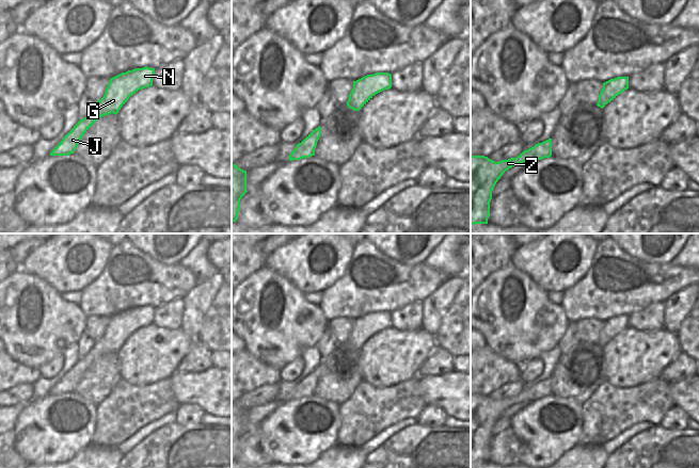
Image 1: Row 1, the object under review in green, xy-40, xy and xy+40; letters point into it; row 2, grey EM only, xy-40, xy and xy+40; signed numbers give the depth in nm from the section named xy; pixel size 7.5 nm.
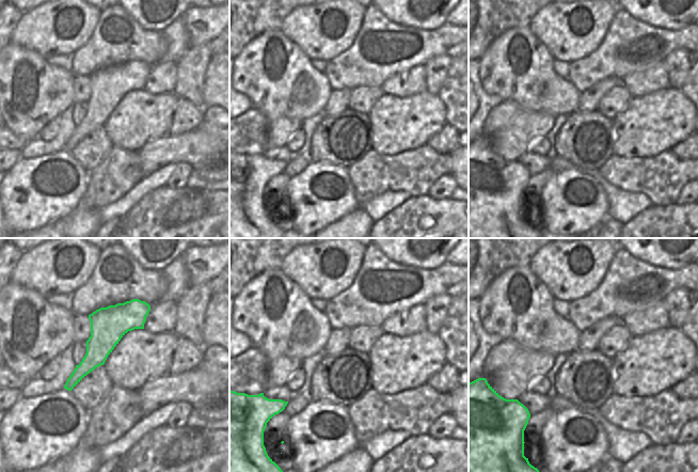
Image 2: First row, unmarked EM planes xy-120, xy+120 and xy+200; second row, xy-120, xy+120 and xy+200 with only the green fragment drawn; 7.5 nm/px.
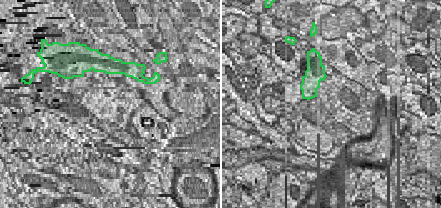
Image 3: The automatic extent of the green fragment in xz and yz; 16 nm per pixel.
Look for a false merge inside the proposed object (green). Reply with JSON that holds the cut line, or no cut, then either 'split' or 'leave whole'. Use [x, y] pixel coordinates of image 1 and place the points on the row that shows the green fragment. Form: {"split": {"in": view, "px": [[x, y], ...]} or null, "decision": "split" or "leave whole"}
{"split": null, "decision": "leave whole"}

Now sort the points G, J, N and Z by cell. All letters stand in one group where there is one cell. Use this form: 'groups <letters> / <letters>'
groups G J N Z

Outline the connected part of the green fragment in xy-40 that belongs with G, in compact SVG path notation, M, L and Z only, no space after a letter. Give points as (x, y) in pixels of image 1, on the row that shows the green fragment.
M147 66L122 72L110 79L104 97L95 102L91 112L80 119L63 140L52 149L50 156L74 154L84 133L102 116L117 114L130 96L139 90L153 85L155 68Z

